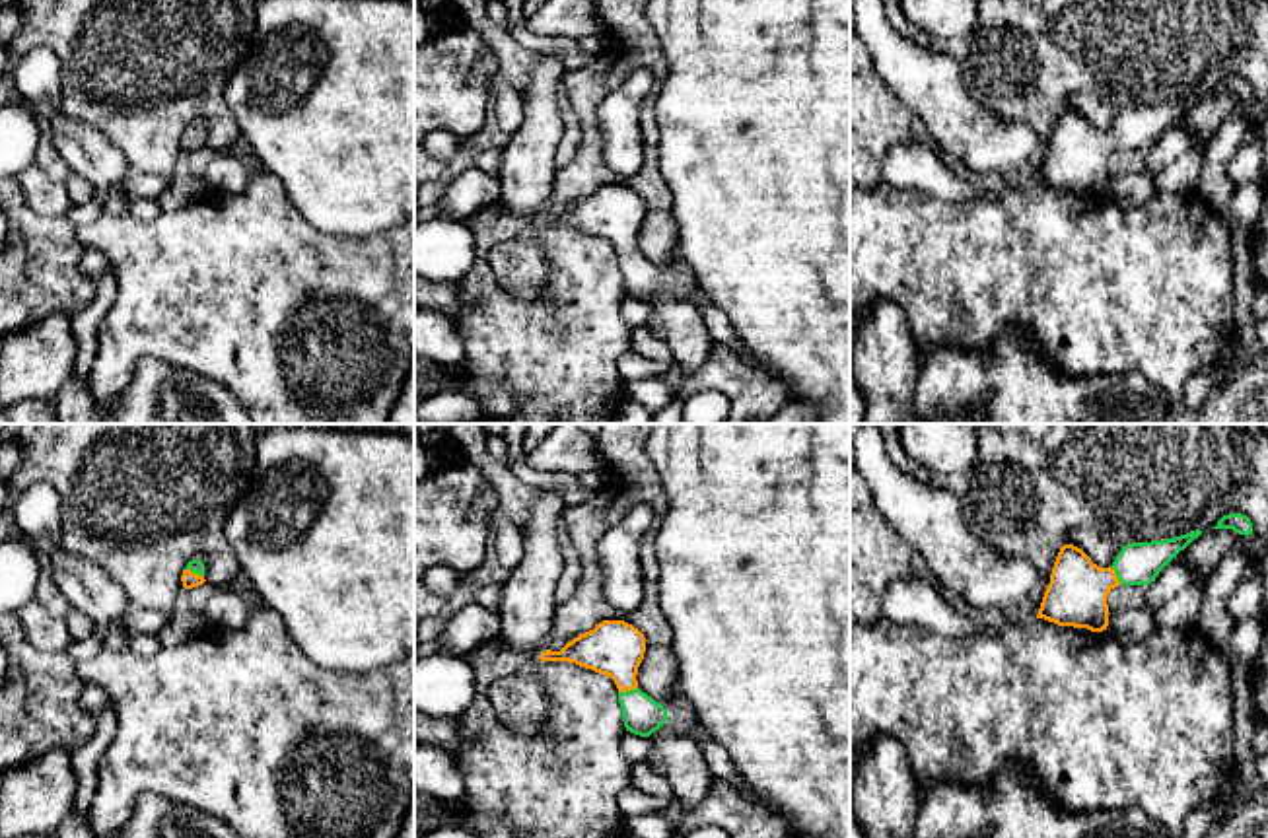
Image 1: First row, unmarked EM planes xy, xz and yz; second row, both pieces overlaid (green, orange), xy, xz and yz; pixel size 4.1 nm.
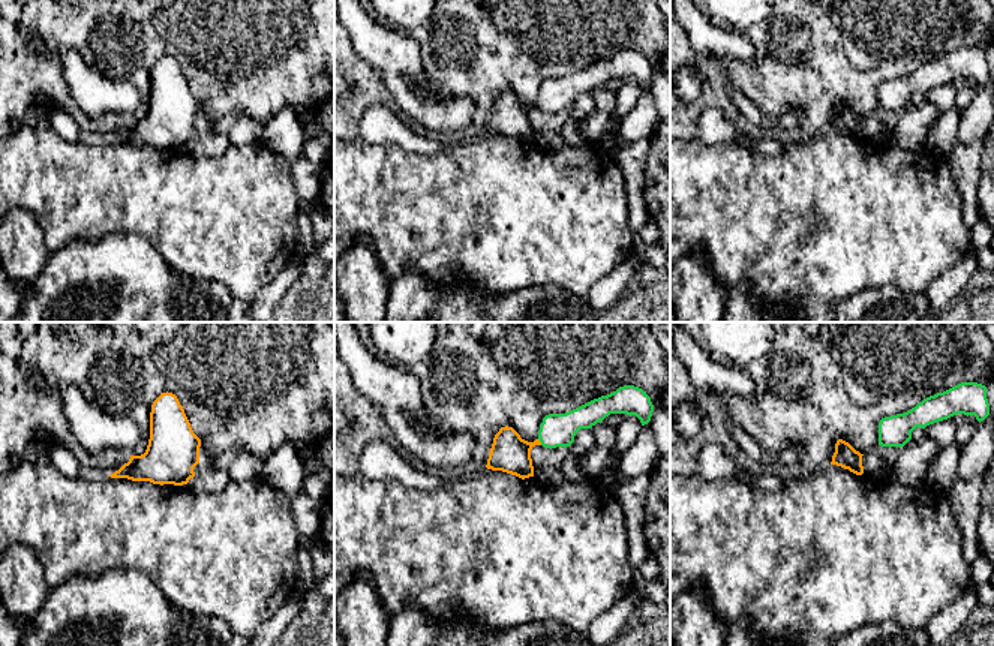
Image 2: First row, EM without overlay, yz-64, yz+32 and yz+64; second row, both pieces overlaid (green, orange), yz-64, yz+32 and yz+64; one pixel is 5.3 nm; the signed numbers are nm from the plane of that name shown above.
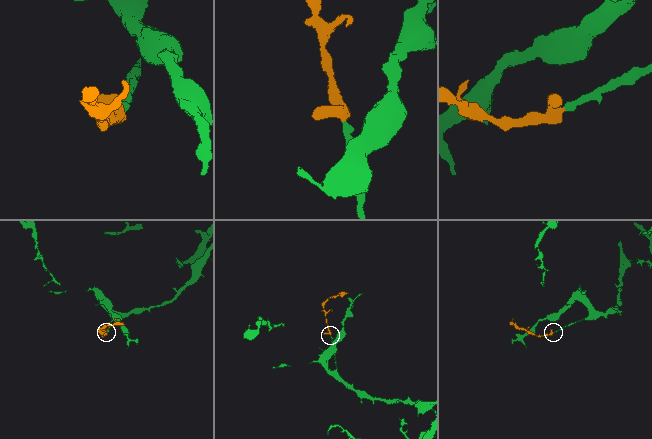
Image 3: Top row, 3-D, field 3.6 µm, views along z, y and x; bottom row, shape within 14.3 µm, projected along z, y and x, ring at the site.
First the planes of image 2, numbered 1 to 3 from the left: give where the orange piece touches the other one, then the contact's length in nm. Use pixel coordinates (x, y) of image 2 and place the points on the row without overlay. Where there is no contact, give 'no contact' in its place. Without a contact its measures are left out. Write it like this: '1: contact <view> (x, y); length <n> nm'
1: no contact
2: contact yz+32 (540, 105); length 40 nm
3: no contact

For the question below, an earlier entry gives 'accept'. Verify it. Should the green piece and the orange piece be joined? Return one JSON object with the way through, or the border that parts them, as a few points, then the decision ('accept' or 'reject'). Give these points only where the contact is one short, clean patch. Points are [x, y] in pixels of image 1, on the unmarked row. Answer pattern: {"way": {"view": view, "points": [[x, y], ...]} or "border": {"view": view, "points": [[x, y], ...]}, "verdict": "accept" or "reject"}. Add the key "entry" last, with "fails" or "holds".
{"way": {"view": "xz", "points": [[642, 280], [627, 255], [615, 212]]}, "verdict": "accept", "entry": "holds"}

